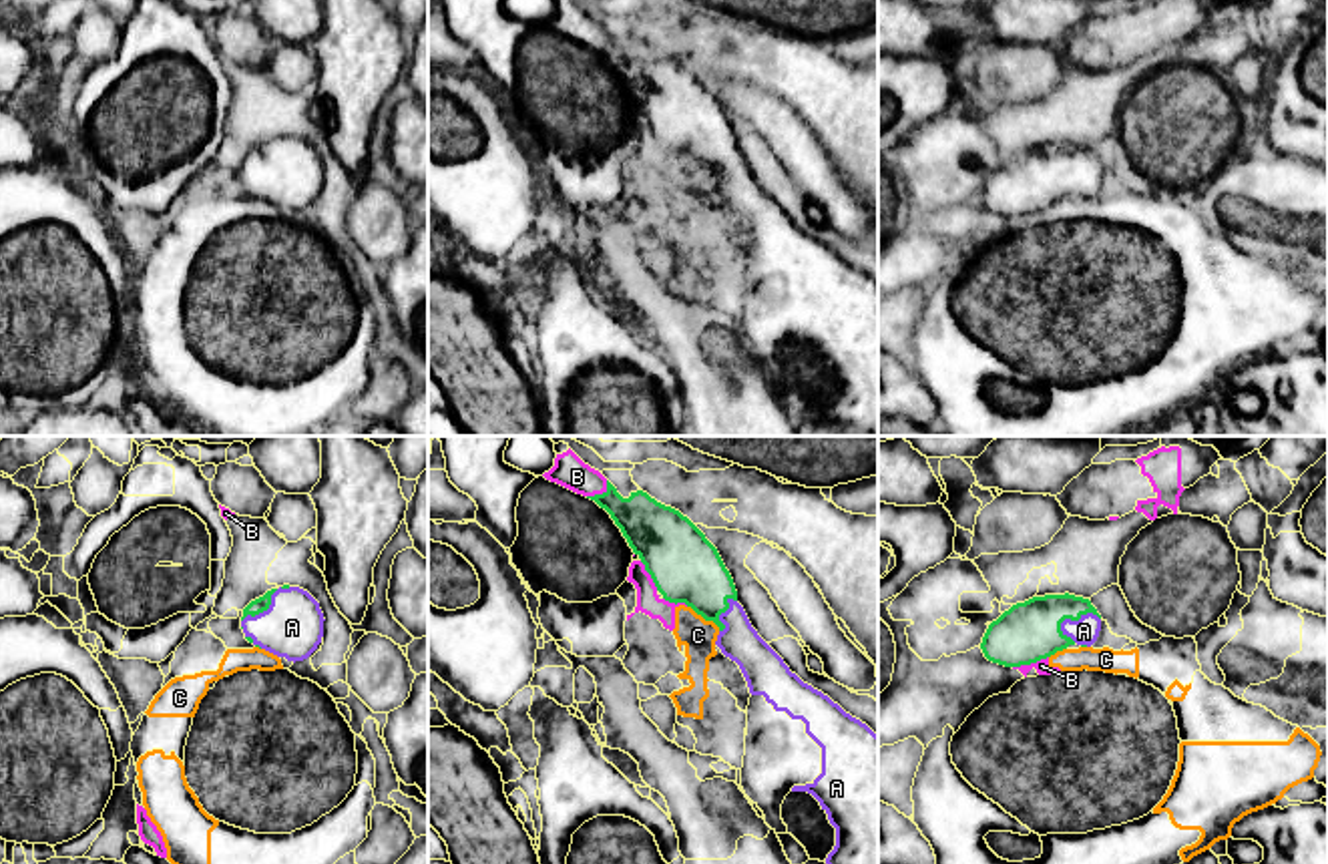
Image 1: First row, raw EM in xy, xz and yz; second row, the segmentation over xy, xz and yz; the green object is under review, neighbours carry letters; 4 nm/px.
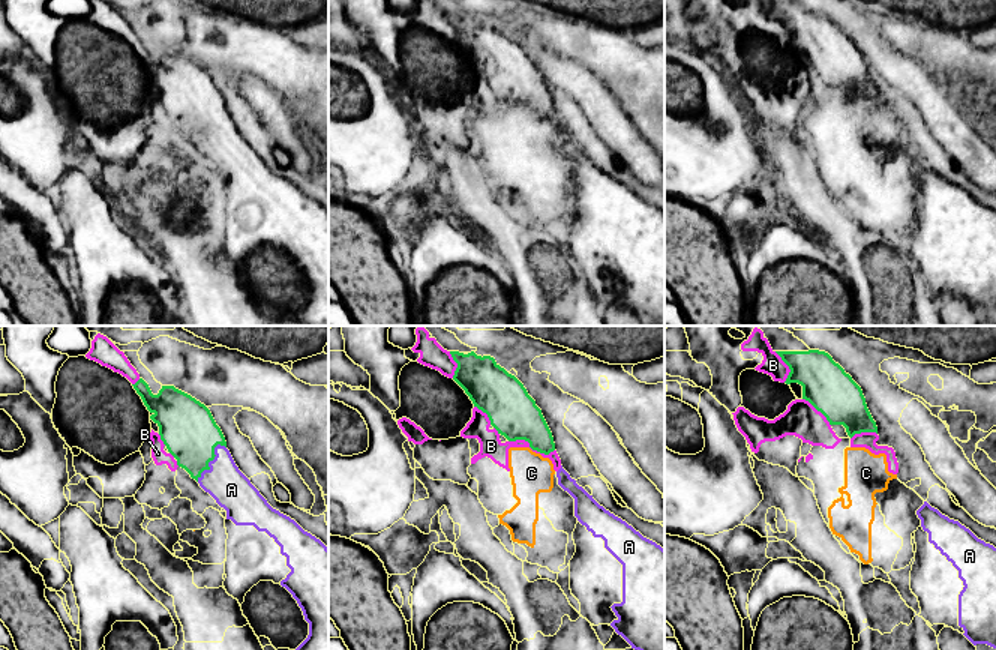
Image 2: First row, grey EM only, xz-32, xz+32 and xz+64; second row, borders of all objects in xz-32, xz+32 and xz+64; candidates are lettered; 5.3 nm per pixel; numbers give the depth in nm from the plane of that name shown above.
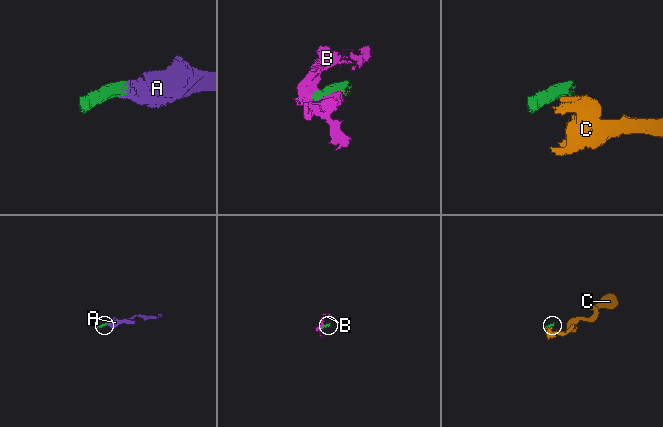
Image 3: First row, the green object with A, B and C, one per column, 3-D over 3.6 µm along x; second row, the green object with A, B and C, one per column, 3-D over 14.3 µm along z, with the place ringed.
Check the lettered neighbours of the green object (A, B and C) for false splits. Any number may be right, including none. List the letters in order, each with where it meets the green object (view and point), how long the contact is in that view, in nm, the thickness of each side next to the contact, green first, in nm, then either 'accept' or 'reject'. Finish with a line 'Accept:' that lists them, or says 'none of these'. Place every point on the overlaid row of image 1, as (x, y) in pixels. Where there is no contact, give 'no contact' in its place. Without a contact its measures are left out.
A: meets green in yz at (1077, 619); contact 180 nm long; 240 nm thick on the green side, 110 nm on the other; accept
B: meets green in yz at (1029, 664); contact 150 nm long; 240 nm thick on the green side, 50 nm on the other; reject
C: meets green in xz at (704, 617); contact 170 nm long; 280 nm thick on the green side, 140 nm on the other; reject
Accept: A

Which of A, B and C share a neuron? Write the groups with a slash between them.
A / B / C

